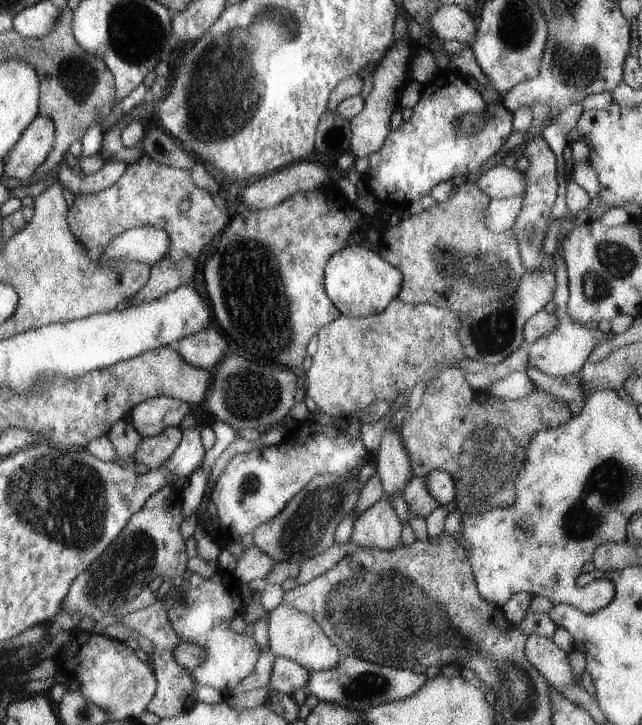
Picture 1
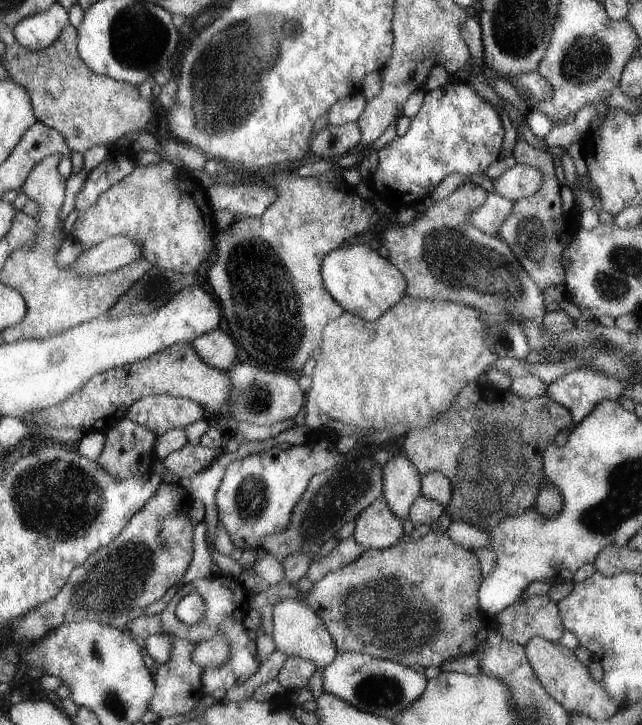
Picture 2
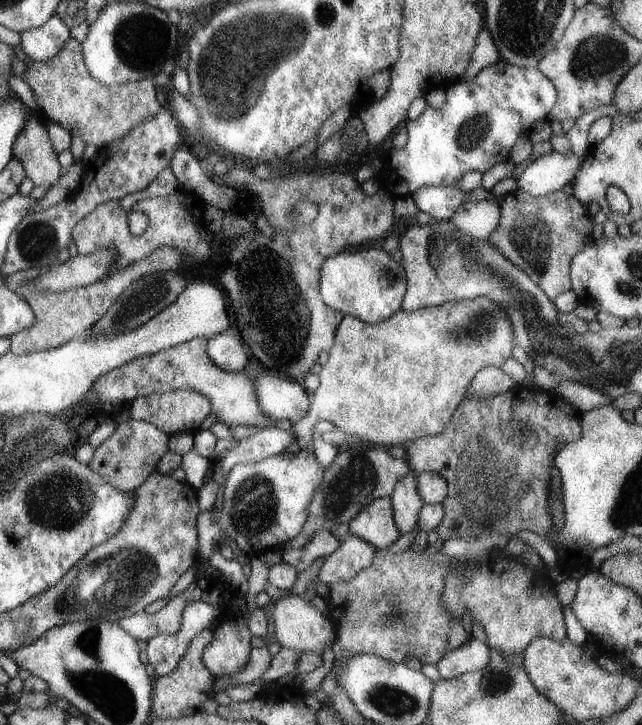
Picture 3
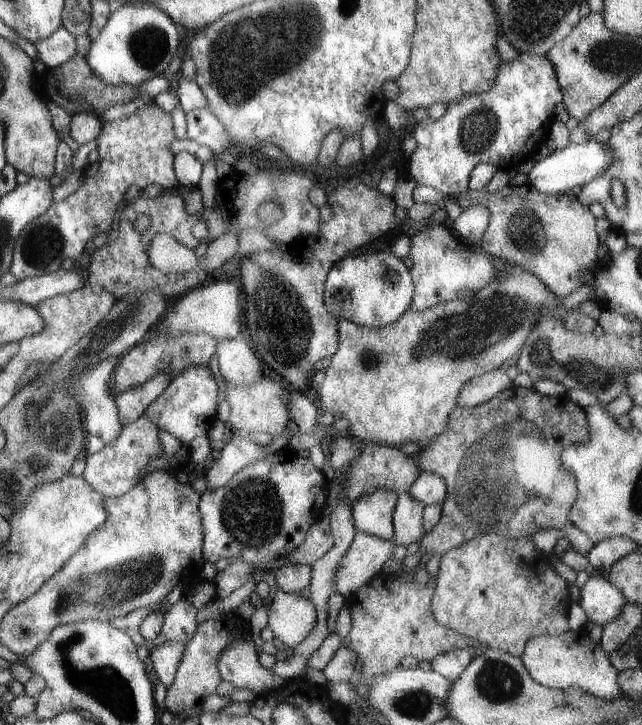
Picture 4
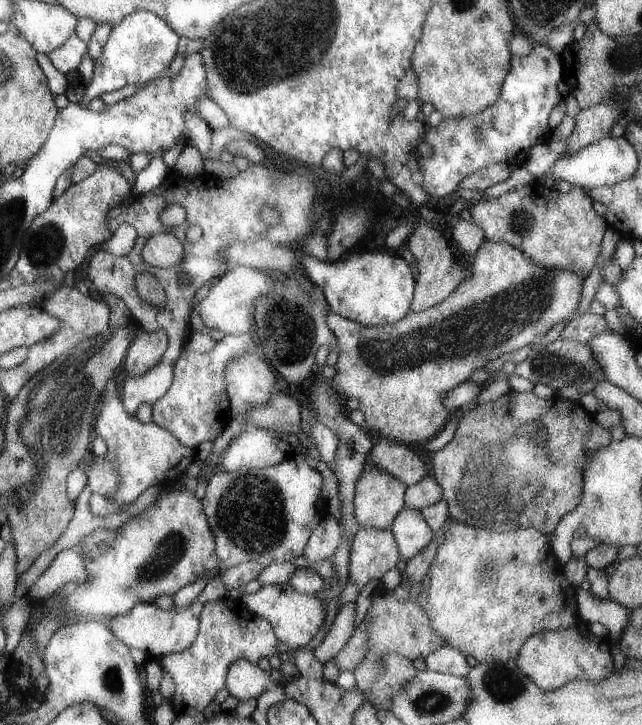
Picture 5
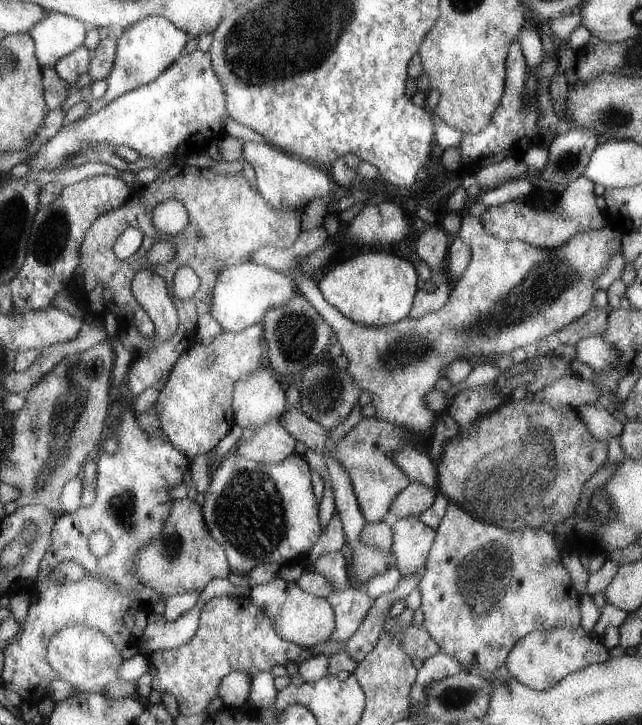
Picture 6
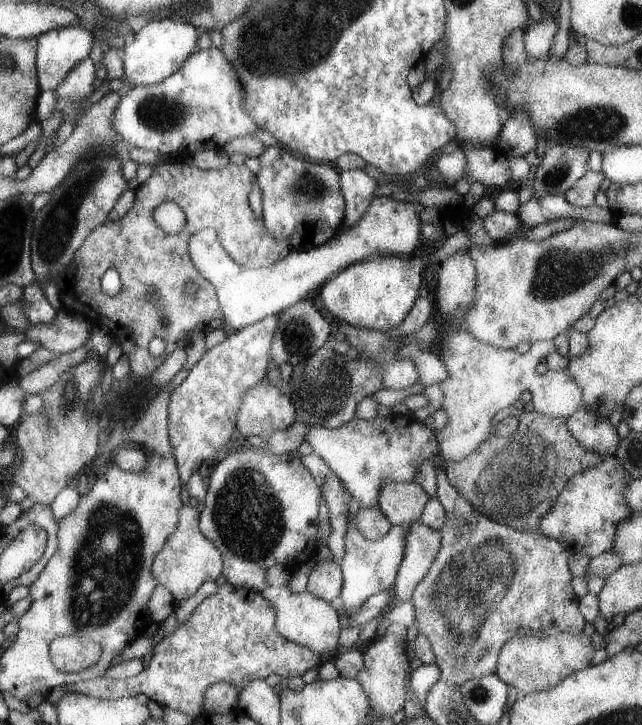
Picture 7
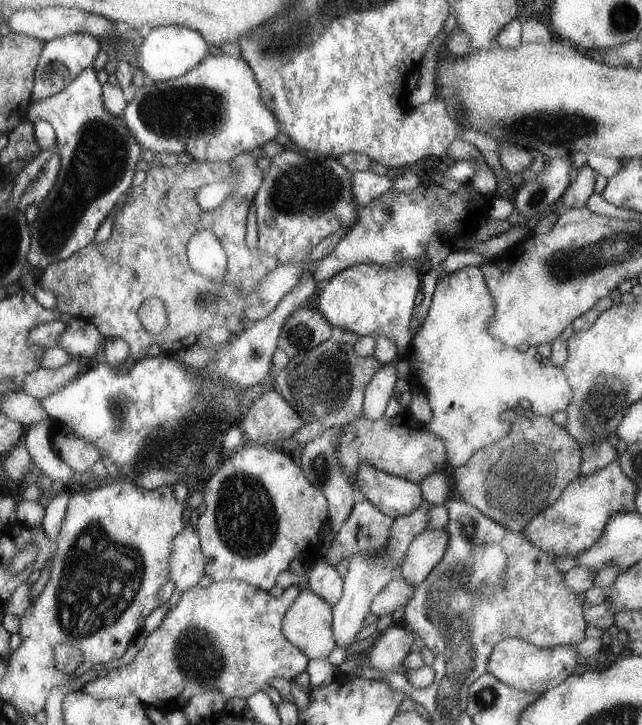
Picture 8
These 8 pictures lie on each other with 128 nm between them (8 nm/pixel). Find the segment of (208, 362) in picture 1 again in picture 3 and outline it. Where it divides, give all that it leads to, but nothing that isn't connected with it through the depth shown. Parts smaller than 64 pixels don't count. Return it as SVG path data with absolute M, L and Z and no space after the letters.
M223 332L207 338L206 352L208 358L212 360L218 368L228 372L242 373L250 371L248 368L248 356L246 350L242 348L240 336L236 338L234 332Z

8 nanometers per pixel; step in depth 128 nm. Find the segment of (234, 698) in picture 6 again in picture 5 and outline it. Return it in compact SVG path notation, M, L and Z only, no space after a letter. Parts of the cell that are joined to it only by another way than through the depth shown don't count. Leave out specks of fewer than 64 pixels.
M240 658L228 668L225 685L230 695L239 701L257 699L272 685L272 678L269 672L258 666L258 663Z

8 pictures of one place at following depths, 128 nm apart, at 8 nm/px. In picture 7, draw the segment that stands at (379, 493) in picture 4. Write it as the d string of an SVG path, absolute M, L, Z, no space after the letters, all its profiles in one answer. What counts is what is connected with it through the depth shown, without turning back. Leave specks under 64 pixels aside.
M397 413L387 417L377 415L372 419L350 419L338 429L310 425L305 433L305 442L324 460L356 506L362 509L377 507L383 485L415 481L420 463L427 459L440 460L435 432L425 427L424 422Z

